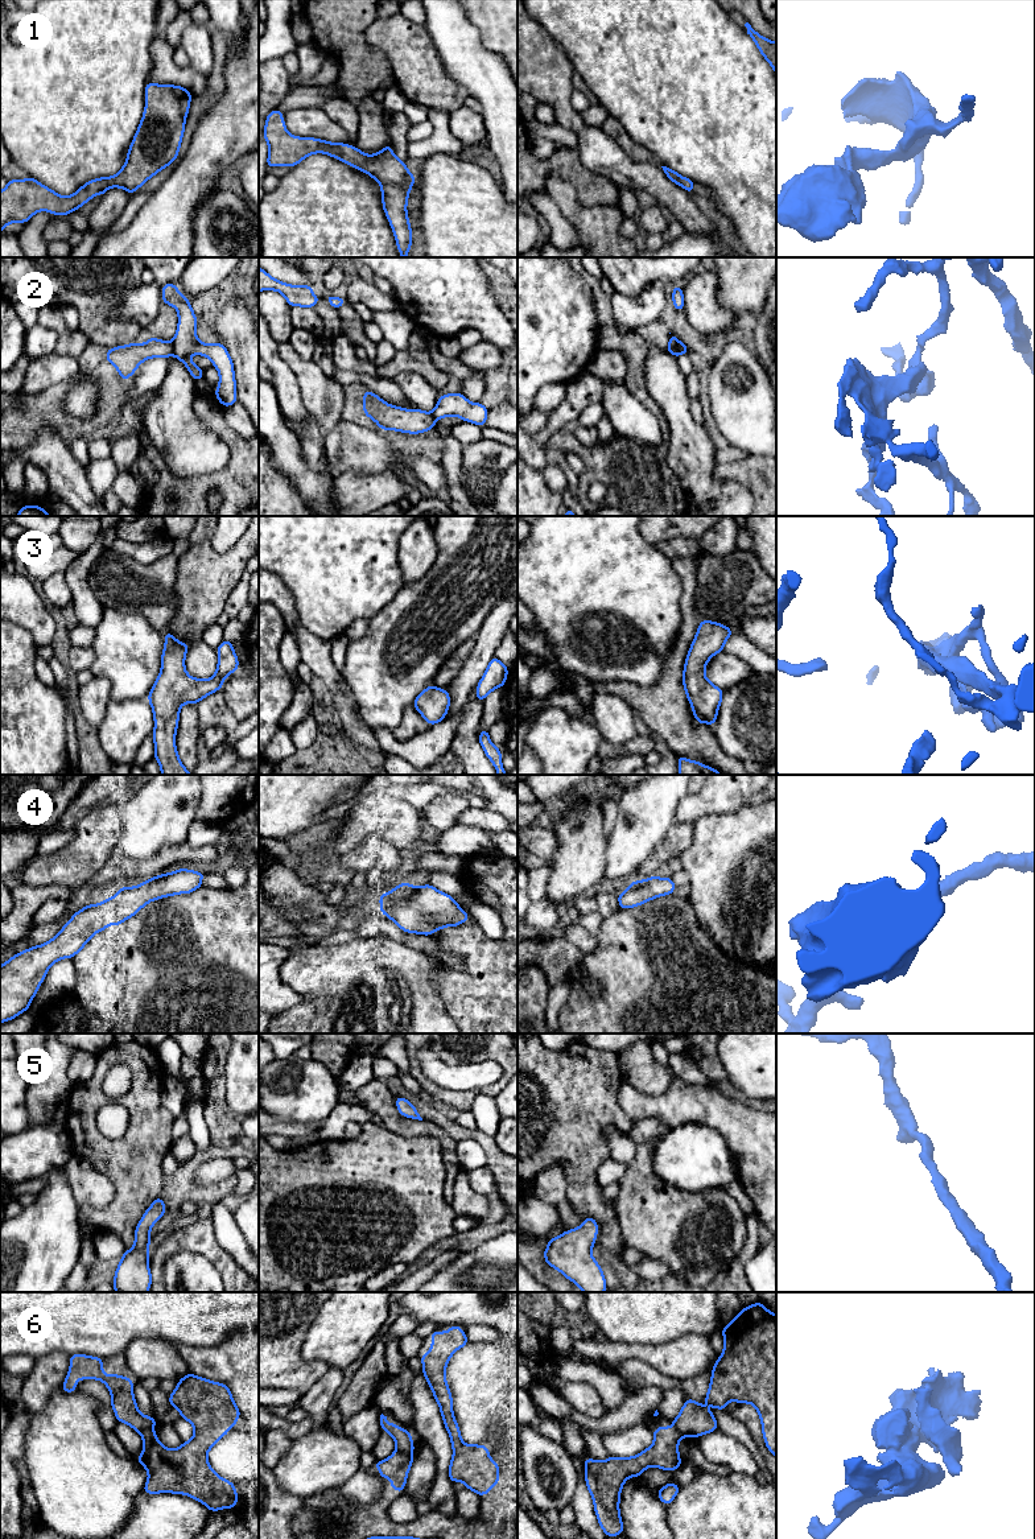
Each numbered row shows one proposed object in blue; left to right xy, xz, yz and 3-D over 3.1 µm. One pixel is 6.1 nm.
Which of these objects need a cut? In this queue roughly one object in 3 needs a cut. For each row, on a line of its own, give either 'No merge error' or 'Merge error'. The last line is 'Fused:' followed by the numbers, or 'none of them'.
1: No merge error
2: Merge error
3: No merge error
4: No merge error
5: No merge error
6: Merge error
Fused: 2, 6

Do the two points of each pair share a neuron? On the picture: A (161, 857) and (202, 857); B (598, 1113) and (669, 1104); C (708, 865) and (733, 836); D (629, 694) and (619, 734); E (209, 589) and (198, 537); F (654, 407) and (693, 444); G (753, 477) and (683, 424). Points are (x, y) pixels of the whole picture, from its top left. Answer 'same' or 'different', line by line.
A: same
B: different
C: same
D: different
E: same
F: different
G: different

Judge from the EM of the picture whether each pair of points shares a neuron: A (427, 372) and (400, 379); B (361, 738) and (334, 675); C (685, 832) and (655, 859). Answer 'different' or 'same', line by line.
A: different
B: same
C: same

